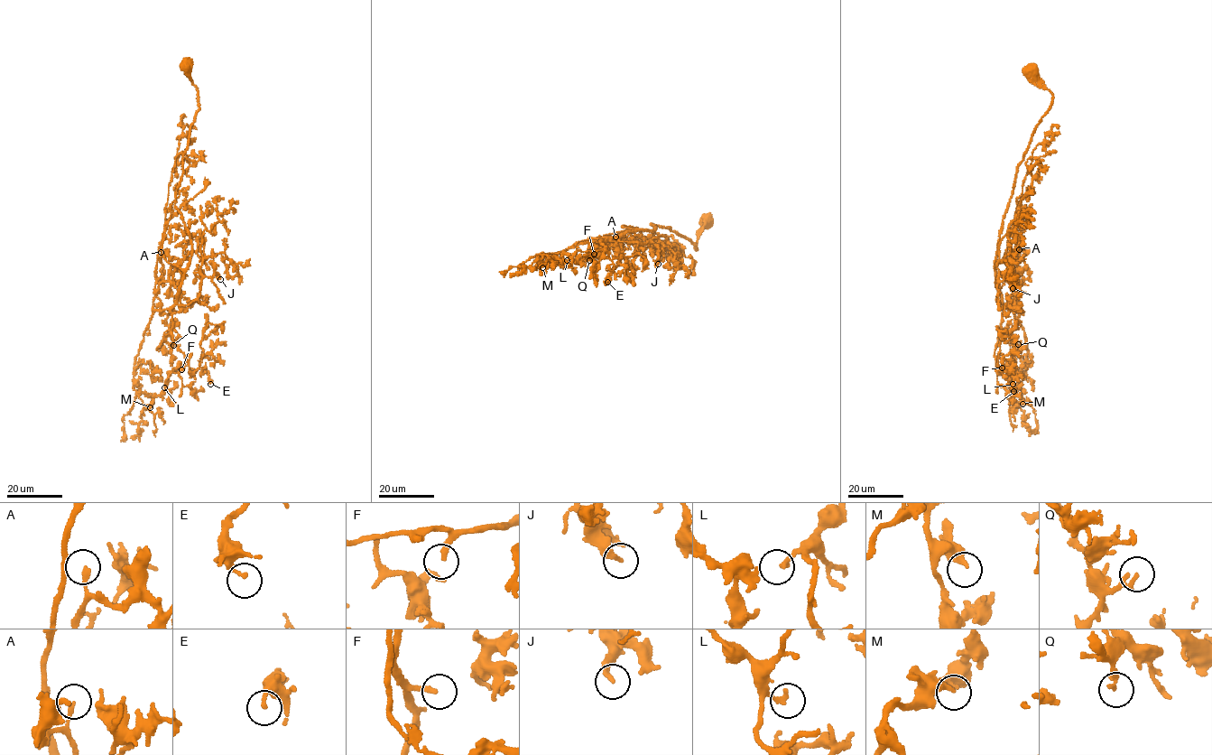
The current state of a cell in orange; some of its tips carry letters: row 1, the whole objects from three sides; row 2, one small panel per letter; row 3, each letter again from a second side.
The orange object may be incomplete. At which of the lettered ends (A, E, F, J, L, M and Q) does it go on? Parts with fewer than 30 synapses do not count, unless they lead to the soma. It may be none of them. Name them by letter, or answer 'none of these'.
F

